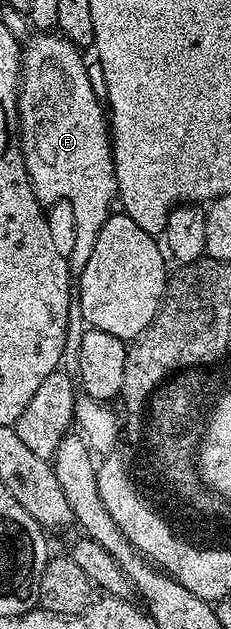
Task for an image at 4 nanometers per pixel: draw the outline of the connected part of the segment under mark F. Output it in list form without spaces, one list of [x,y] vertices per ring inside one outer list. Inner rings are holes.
[[[32,33],[23,40],[20,53],[20,86],[16,108],[20,114],[20,148],[34,193],[41,205],[60,203],[65,199],[72,206],[72,219],[80,235],[72,239],[72,252],[67,252],[69,268],[78,273],[94,253],[94,241],[108,216],[113,214],[117,198],[116,166],[112,160],[110,119],[103,102],[96,100],[92,79],[84,68],[81,48],[59,33]]]

